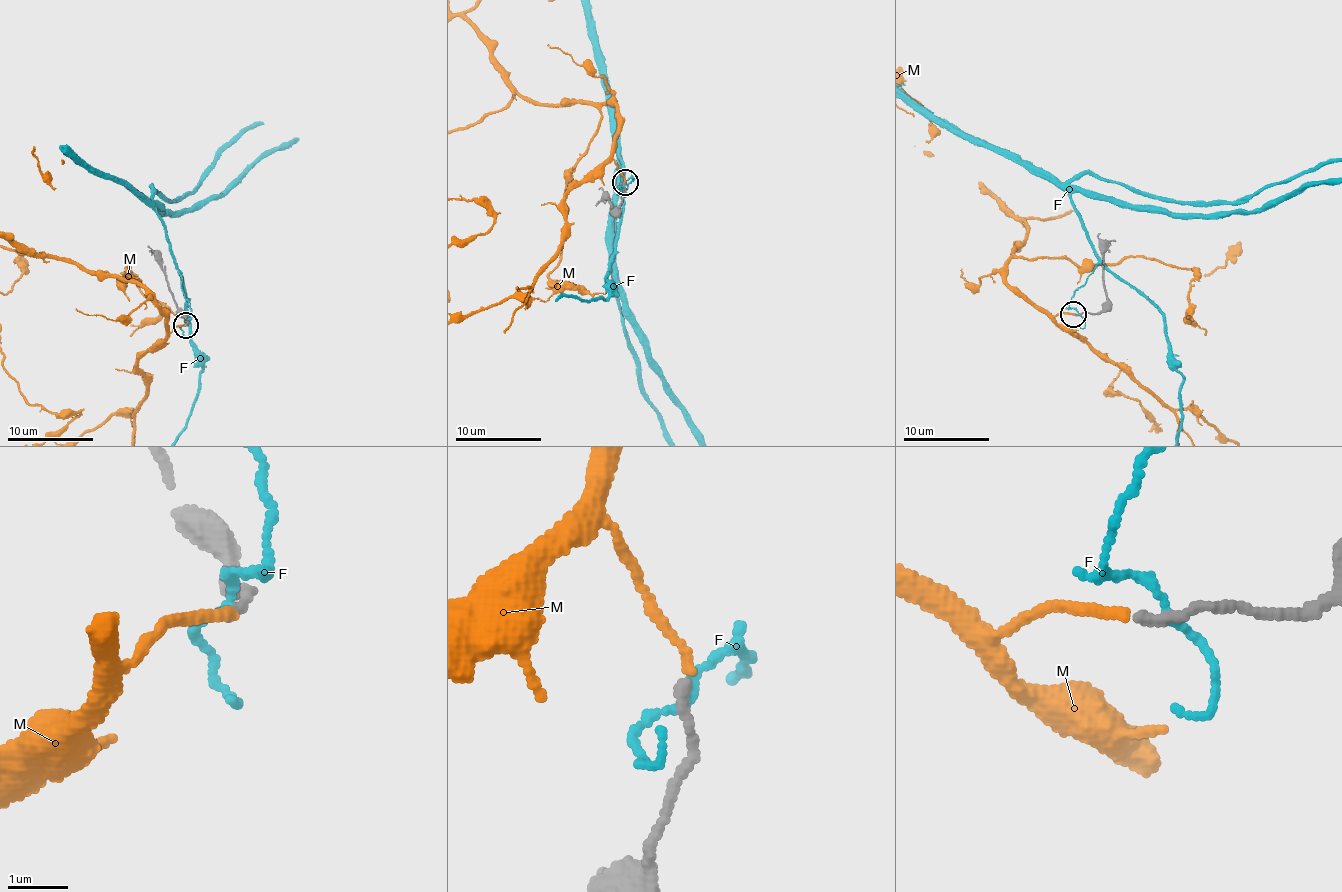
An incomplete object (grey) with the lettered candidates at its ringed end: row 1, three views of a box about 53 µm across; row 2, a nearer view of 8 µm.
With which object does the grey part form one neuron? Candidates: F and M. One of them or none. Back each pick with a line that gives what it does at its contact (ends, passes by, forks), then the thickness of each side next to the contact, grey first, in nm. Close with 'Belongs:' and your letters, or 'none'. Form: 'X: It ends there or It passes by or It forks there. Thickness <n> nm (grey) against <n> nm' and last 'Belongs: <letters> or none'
M: It ends there. Thickness 170 nm (grey) against 140 nm
Belongs: M

